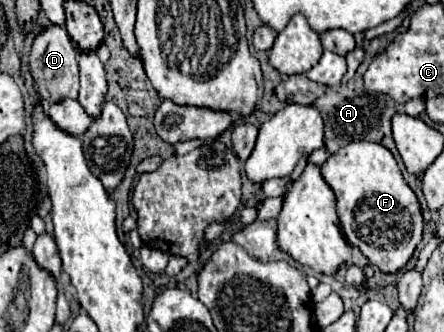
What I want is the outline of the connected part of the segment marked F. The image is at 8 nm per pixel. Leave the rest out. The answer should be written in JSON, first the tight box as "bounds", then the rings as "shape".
{"bounds":[320,141,424,273],"shape":[[[352,141],[350,145],[338,149],[334,155],[330,155],[320,169],[322,169],[322,177],[326,179],[326,183],[332,187],[332,191],[336,195],[336,211],[338,211],[338,219],[342,225],[342,233],[348,239],[348,243],[352,247],[358,247],[362,251],[362,255],[372,265],[376,265],[380,271],[394,273],[394,271],[402,269],[422,239],[424,221],[422,221],[418,199],[416,199],[414,191],[408,187],[408,183],[404,181],[394,155],[380,143]]]}

